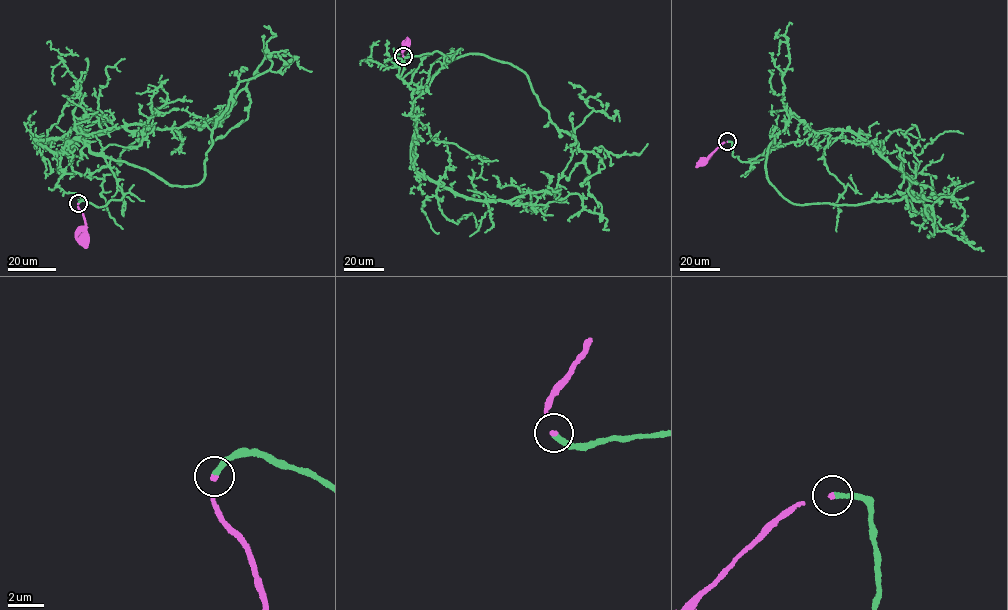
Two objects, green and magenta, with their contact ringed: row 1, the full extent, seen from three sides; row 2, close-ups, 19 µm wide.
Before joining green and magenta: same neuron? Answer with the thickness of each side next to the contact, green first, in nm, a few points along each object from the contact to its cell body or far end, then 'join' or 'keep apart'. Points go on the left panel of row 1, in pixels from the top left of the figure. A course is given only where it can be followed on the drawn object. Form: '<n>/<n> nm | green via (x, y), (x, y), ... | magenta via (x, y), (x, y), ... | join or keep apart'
260/170 nm | green via (78, 203), (122, 199), (111, 159), (170, 184), (196, 185), (234, 91), (218, 124) | magenta via (78, 203), (85, 224), (83, 237) | join

